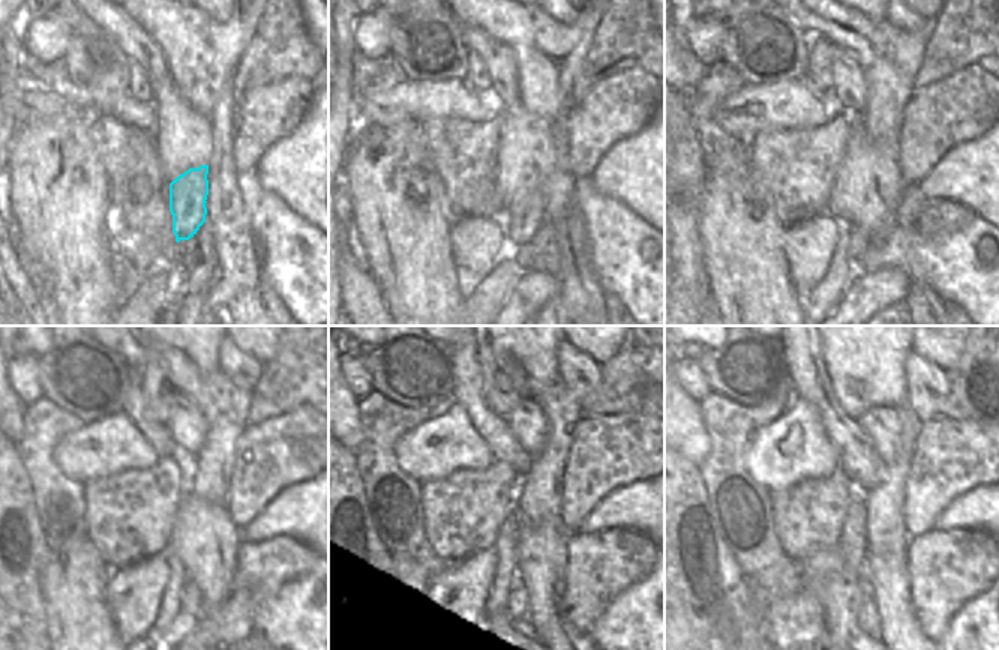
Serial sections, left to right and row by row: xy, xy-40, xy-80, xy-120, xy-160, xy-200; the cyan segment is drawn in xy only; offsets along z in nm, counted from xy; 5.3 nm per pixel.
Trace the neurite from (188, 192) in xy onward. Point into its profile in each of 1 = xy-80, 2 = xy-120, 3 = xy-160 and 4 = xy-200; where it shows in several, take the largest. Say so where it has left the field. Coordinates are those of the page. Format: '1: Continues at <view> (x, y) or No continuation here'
1: Continues at xy-80 (860, 239)
2: Continues at xy-120 (189, 595)
3: Continues at xy-160 (518, 604)
4: Continues at xy-200 (867, 616).

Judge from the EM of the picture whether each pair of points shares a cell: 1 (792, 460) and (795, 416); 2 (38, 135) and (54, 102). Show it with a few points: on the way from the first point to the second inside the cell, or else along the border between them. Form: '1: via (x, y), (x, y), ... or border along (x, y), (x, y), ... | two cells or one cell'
1: via (792, 449), (795, 446), (795, 427) | one cell
2: border along (80, 116), (27, 119), (17, 126) | two cells

